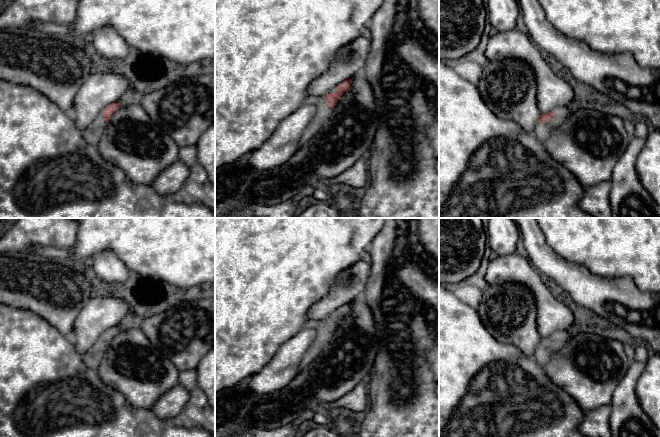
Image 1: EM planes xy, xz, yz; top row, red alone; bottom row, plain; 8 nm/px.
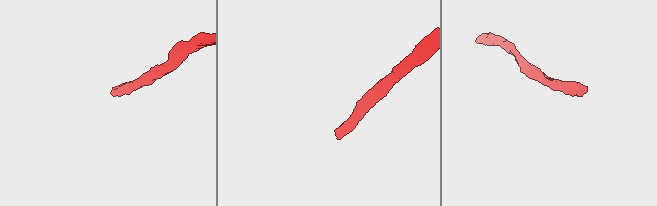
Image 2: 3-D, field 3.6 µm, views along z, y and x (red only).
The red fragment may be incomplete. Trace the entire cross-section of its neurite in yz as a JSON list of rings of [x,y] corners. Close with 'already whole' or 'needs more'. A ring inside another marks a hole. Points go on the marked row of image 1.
[[[559,107],[549,113],[541,114],[533,132],[541,141],[546,140],[551,132],[566,120],[570,110],[571,107]]] | needs more

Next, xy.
[[[120,102],[108,105],[98,116],[91,122],[91,124],[83,130],[83,137],[90,145],[97,145],[101,134],[110,121],[112,115],[119,109],[122,104]]] | needs more

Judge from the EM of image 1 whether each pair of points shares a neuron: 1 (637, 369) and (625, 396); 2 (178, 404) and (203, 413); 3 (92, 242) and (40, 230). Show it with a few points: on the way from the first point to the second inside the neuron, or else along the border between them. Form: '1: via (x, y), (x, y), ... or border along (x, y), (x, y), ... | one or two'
1: via (632, 376), (626, 389) | one
2: border along (189, 391), (188, 403), (171, 421) | two
3: border along (78, 228), (76, 242), (69, 249), (58, 249) | two

